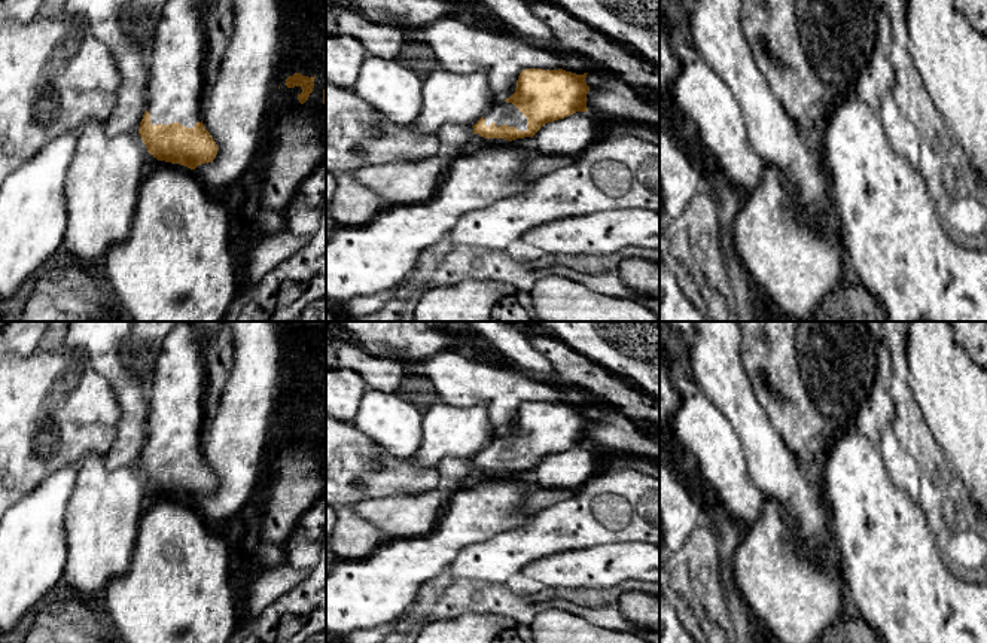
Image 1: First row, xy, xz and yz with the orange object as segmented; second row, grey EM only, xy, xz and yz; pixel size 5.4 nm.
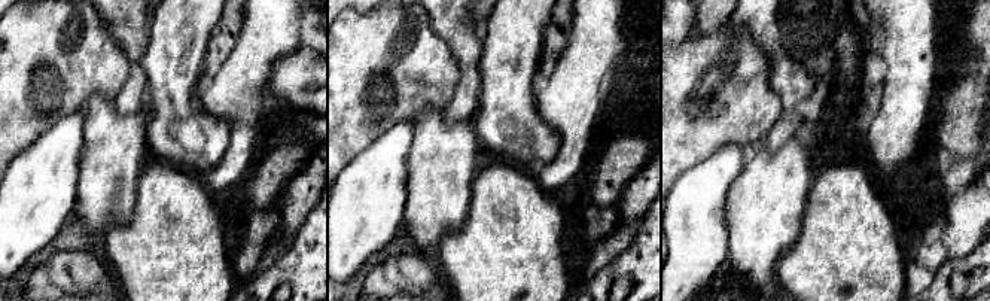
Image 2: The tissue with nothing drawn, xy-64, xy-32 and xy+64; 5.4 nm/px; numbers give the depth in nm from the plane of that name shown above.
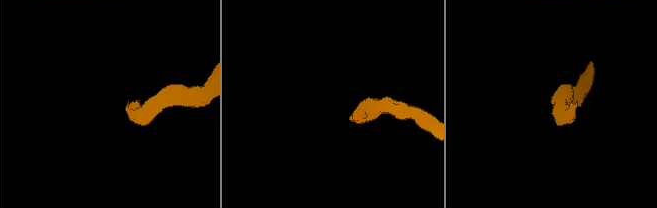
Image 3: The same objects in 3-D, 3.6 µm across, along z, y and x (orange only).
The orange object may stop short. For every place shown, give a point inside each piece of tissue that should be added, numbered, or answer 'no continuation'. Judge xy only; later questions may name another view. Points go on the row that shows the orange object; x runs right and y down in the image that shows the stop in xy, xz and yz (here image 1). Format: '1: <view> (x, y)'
1: xy (174, 94)

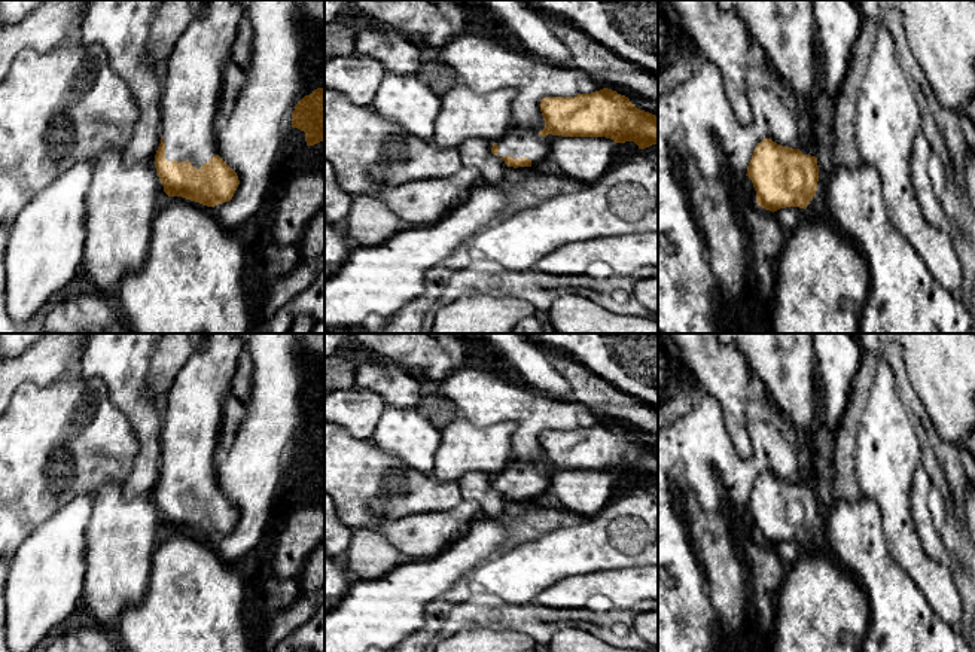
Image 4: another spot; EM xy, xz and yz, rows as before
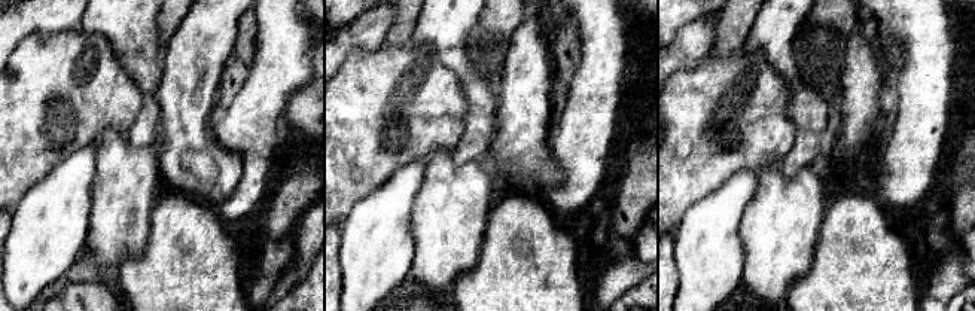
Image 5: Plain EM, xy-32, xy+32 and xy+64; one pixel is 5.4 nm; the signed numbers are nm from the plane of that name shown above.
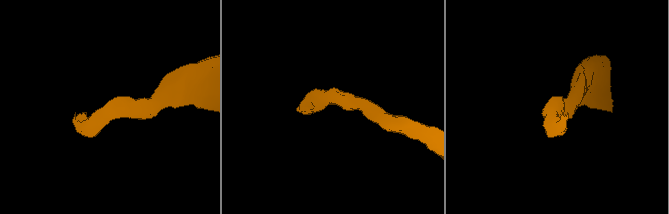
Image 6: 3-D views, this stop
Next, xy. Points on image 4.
1: xy (192, 84)

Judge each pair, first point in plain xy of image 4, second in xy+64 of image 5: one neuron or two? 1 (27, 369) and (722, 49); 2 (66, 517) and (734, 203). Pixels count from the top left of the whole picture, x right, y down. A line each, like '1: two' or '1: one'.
1: two
2: one

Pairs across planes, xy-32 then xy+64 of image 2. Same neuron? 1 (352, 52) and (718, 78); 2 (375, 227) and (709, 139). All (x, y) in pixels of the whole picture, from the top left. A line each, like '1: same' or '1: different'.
1: same
2: different

